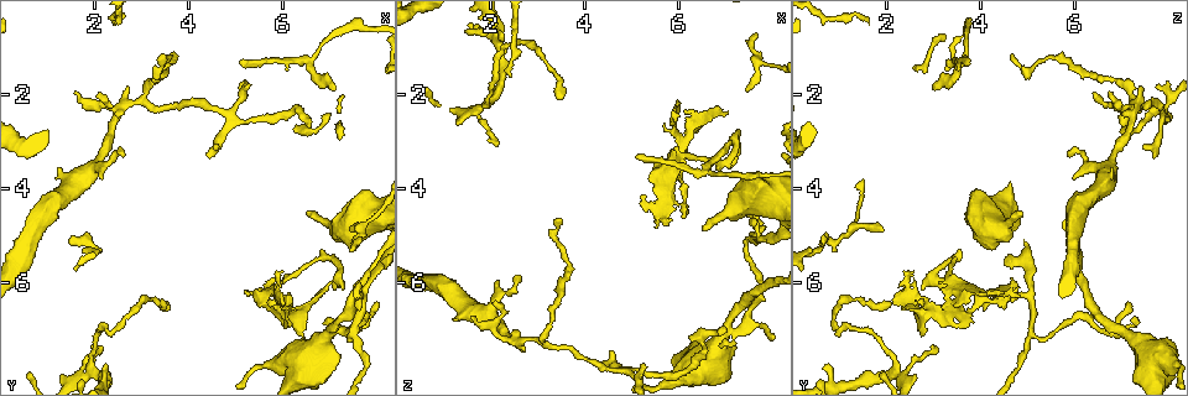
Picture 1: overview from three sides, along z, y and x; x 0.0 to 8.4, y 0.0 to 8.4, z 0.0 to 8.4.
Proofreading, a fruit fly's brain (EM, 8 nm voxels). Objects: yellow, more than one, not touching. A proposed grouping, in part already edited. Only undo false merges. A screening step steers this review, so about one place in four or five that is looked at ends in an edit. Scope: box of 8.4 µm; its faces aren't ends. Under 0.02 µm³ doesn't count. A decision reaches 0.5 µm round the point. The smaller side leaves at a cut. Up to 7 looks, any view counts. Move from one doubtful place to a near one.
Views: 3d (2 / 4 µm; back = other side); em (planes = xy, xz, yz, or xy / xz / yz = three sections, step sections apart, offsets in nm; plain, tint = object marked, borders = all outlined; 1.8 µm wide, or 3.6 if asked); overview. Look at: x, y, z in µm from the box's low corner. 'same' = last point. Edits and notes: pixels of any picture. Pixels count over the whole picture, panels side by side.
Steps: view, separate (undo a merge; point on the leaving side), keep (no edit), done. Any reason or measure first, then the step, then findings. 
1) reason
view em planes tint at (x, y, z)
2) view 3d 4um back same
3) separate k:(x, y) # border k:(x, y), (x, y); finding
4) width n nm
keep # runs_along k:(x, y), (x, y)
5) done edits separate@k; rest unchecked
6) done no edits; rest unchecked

arms part here
view em 3.6um yz step 16 tint at (2.65, 2.25, 7.20)

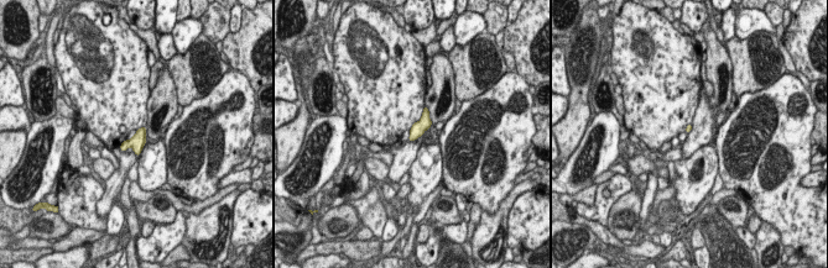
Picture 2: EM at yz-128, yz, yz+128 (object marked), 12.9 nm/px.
cut it another way
view em 3.6um planes tint same

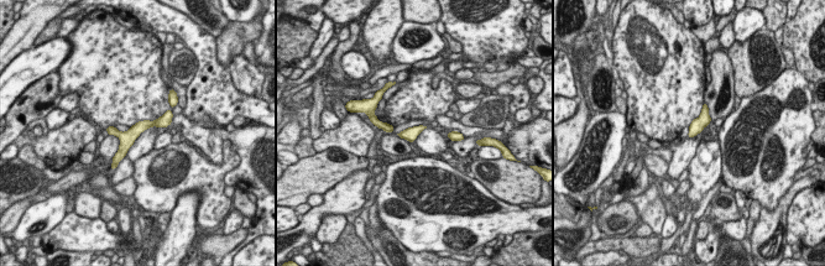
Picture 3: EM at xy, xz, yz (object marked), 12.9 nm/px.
keep # runs_along 3:(168, 114), (141, 125), (118, 157); continuous, no second neuron

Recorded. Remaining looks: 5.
narrows sharply
view 3d 2um at (4.75, 2.30, 7.80)

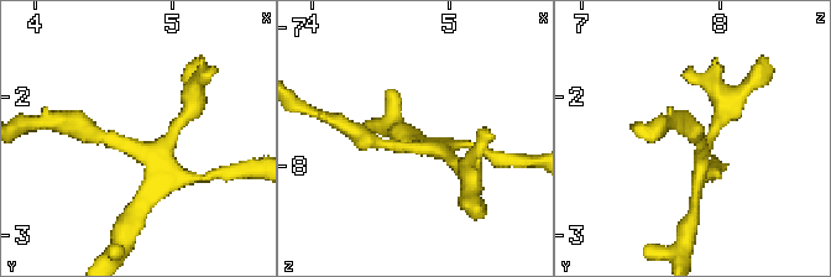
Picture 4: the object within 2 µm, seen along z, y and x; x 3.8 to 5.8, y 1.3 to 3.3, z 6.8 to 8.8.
view em planes tint at (4.74, 2.34, 7.84)

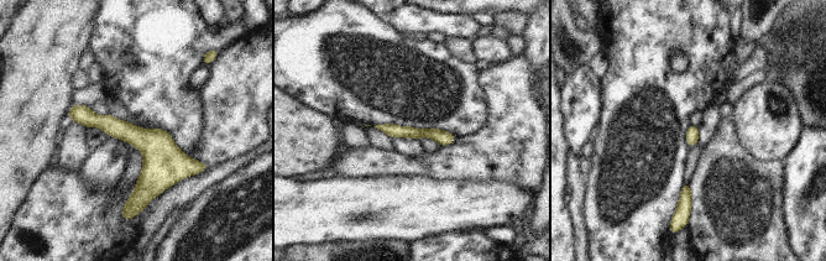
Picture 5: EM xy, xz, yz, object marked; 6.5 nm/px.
keep # runs_along 5:(74, 108), (150, 152), (129, 203); all the same neuron

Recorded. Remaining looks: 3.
touches itself
view 3d 2um at (5.55, 6.20, 4.00)

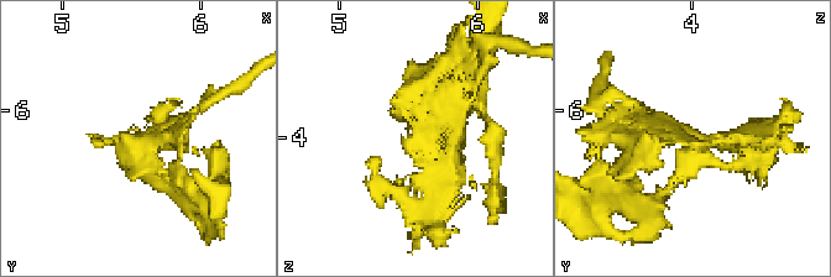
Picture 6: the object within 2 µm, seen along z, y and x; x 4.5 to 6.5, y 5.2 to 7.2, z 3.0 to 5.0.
view em xy step 4 tint at (5.50, 6.20, 4.02)

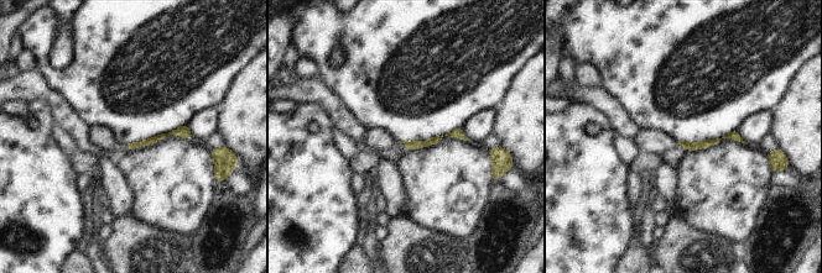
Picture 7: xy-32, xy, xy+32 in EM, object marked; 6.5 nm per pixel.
keep # runs_along 7:(188, 136), (170, 132), (131, 146); one neuron here

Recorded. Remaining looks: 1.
done no edits; rest unchecked

